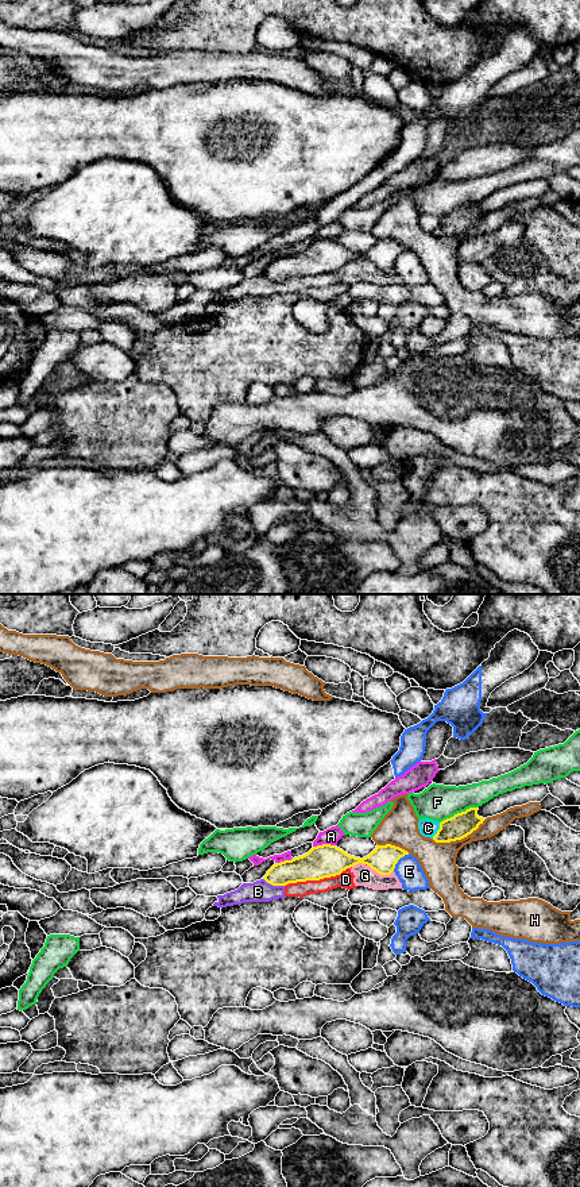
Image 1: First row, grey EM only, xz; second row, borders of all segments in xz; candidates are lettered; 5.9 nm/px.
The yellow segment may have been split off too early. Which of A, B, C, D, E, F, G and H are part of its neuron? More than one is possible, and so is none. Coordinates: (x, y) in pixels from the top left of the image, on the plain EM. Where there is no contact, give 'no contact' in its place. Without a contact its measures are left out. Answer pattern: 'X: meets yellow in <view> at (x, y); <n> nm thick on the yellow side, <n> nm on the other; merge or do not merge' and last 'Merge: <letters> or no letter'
A: meets yellow in xz at (324, 239); 200 nm thick on the yellow side, 100 nm on the other; do not merge
B: meets yellow in xz at (274, 280); 160 nm thick on the yellow side, 130 nm on the other; do not merge
C: meets yellow in xz at (437, 226); 150 nm thick on the yellow side, 110 nm on the other; do not merge
D: meets yellow in xz at (317, 274); 200 nm thick on the yellow side, 100 nm on the other; do not merge
E: meets yellow in xz at (398, 254); 160 nm thick on the yellow side, 150 nm on the other; do not merge
F: meets yellow in xz at (459, 208); 150 nm thick on the yellow side, 220 nm on the other; do not merge
G: meets yellow in xz at (381, 269); 160 nm thick on the yellow side, 120 nm on the other; do not merge
H: meets yellow in xz at (459, 234); 150 nm thick on the yellow side, 220 nm on the other; do not merge
Merge: no letter

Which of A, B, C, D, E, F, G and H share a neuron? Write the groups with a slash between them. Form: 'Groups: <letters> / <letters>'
Groups: A / B D G / C / E / F / H

